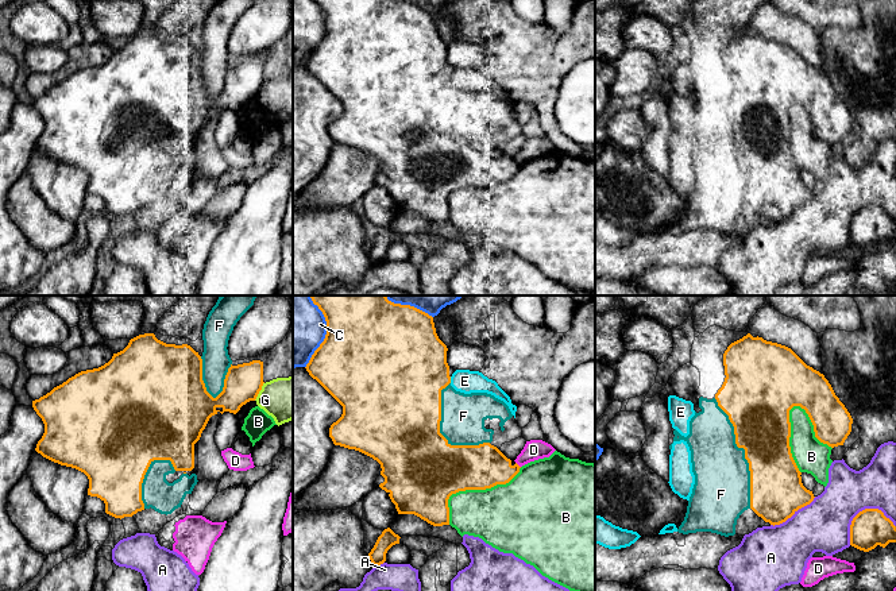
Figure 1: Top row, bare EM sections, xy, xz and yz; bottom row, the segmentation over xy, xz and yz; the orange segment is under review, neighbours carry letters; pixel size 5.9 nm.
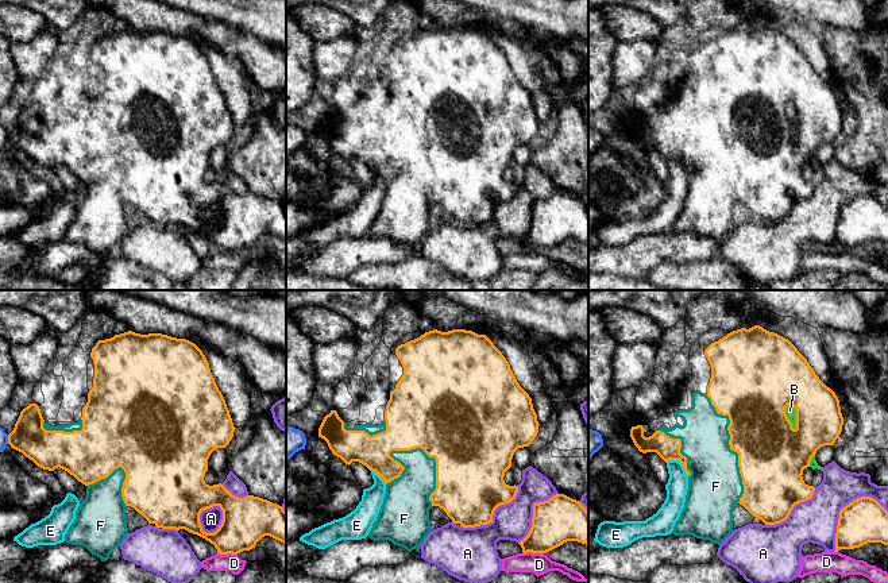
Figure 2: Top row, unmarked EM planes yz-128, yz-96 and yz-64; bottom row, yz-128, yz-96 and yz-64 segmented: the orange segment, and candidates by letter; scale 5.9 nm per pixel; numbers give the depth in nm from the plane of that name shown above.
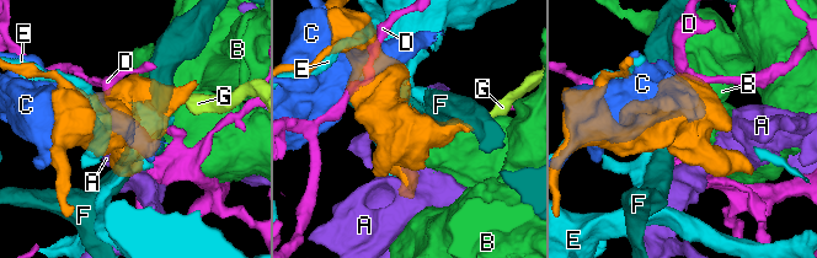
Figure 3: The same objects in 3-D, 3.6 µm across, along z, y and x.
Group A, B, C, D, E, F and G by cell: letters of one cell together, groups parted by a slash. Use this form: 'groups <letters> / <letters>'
groups A / B / C / D / E / F / G

